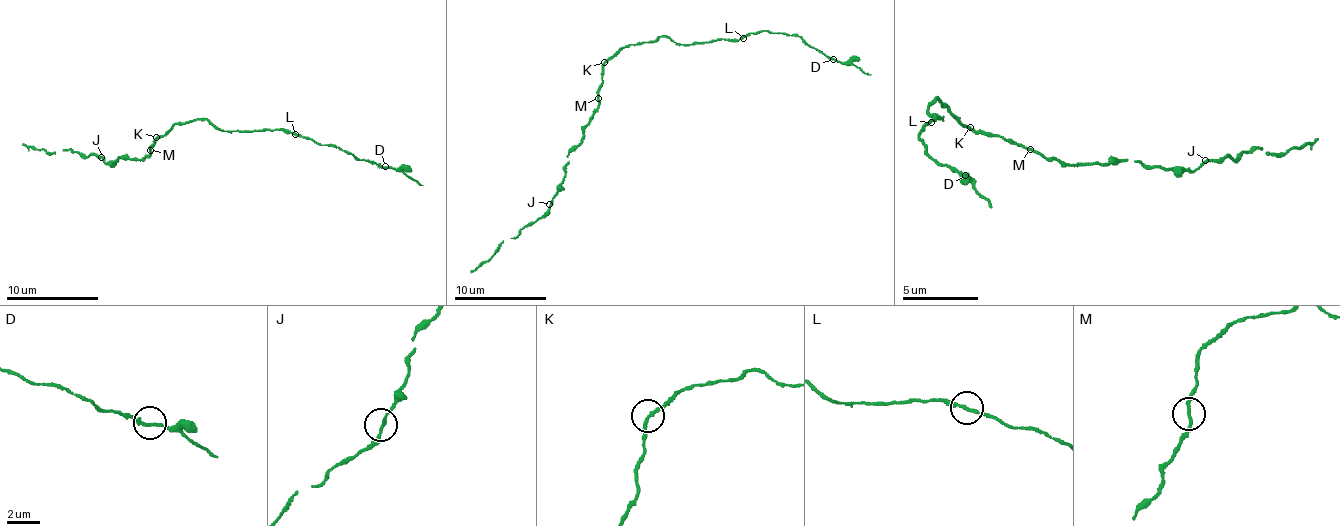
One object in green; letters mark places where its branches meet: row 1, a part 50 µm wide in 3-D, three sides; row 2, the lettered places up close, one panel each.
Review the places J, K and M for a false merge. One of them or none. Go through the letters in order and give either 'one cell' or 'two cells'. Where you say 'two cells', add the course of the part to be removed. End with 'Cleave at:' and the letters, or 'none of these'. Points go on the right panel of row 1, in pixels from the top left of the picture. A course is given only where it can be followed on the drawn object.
J: one cell
K: one cell
M: one cell
Cleave at: none of these

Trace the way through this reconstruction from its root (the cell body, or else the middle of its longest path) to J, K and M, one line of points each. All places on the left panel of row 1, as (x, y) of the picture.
J: (171, 129), (154, 141), (150, 154), (143, 159), (120, 157), (115, 161), (104, 161), (101, 157)
K: (171, 129), (157, 136)
M: (171, 129), (154, 141), (150, 150)

